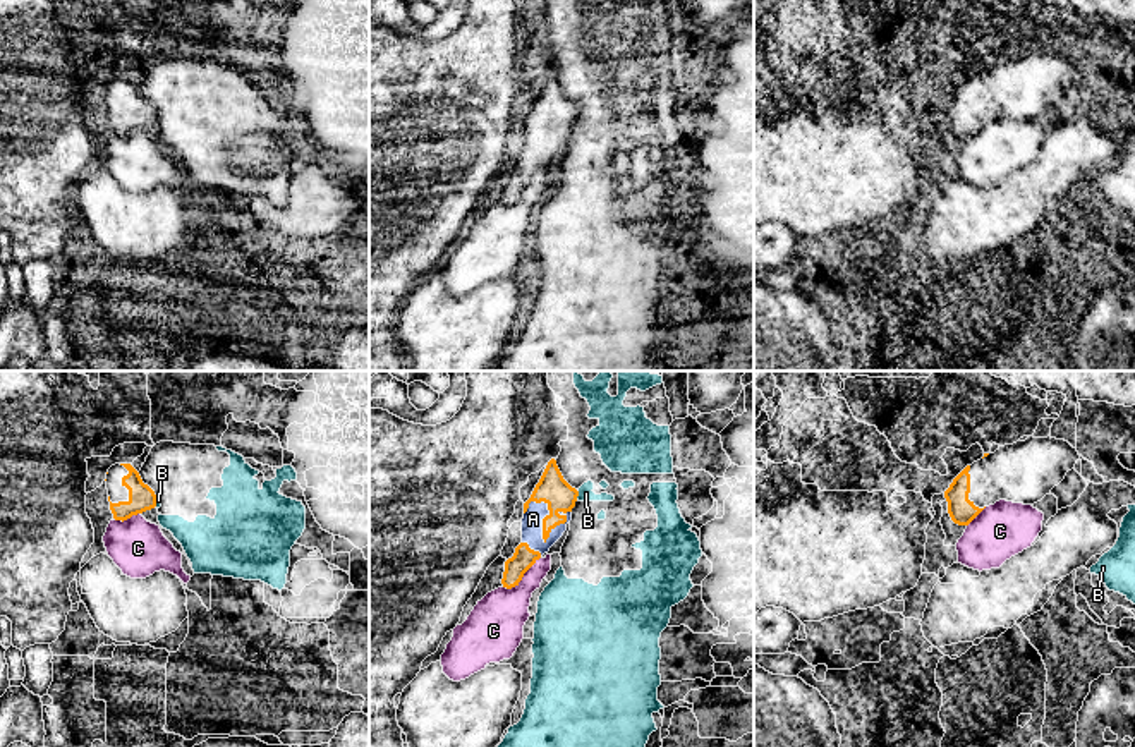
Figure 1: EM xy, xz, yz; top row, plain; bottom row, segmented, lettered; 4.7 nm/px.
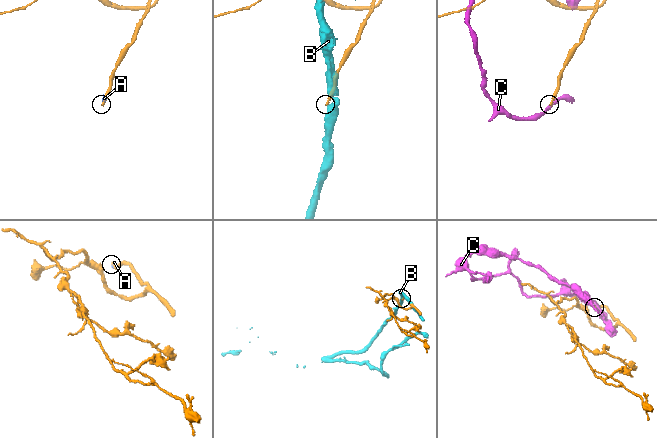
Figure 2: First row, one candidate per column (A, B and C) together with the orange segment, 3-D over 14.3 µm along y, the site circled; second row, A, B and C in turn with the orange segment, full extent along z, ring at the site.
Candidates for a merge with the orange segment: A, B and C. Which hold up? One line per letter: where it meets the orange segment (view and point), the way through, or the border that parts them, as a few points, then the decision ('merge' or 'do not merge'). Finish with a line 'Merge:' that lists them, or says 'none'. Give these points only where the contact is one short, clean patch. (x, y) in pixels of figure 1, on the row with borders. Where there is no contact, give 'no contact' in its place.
A: meets orange in xz at (545, 517); merge
B: meets orange in xz at (577, 495); do not merge
C: meets orange in xz at (522, 576); do not merge
Merge: A

